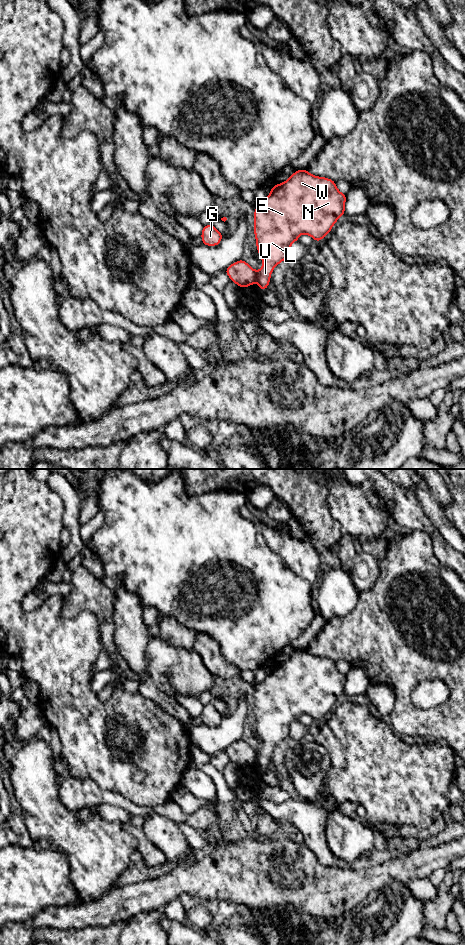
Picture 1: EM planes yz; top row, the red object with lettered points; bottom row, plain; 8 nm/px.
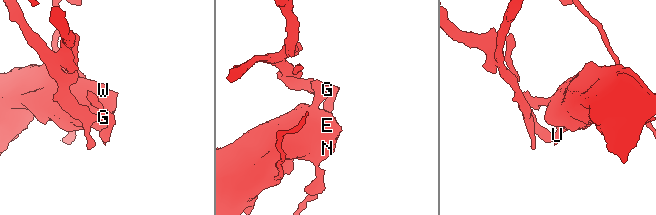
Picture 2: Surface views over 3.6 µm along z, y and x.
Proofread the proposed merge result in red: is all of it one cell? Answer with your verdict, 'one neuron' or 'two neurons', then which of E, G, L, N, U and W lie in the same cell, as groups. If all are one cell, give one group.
two neurons; groups E L N U W / G

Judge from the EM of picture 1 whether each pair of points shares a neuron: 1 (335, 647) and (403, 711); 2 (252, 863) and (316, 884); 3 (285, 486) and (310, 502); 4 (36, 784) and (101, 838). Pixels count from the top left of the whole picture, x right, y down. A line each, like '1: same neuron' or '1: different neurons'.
1: same neuron
2: same neuron
3: same neuron
4: same neuron

